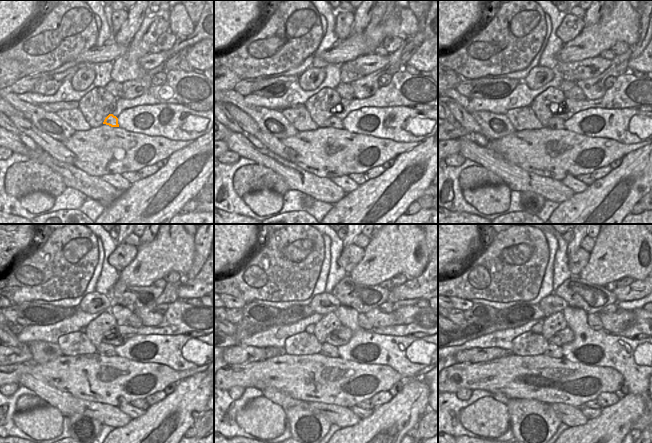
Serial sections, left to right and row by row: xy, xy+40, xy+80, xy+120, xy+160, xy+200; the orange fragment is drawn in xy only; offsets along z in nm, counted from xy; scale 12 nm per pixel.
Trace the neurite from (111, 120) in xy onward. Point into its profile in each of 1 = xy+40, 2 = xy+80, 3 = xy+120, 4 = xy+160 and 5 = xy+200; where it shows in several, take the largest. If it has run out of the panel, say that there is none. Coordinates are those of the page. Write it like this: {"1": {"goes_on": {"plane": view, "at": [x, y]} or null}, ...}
{"1": {"goes_on": {"plane": "xy+40", "at": [333, 121]}}, "2": {"goes_on": {"plane": "xy+80", "at": [555, 123]}}, "3": {"goes_on": {"plane": "xy+120", "at": [105, 349]}}, "4": {"goes_on": {"plane": "xy+160", "at": [328, 350]}}, "5": {"goes_on": {"plane": "xy+200", "at": [552, 350]}}}

